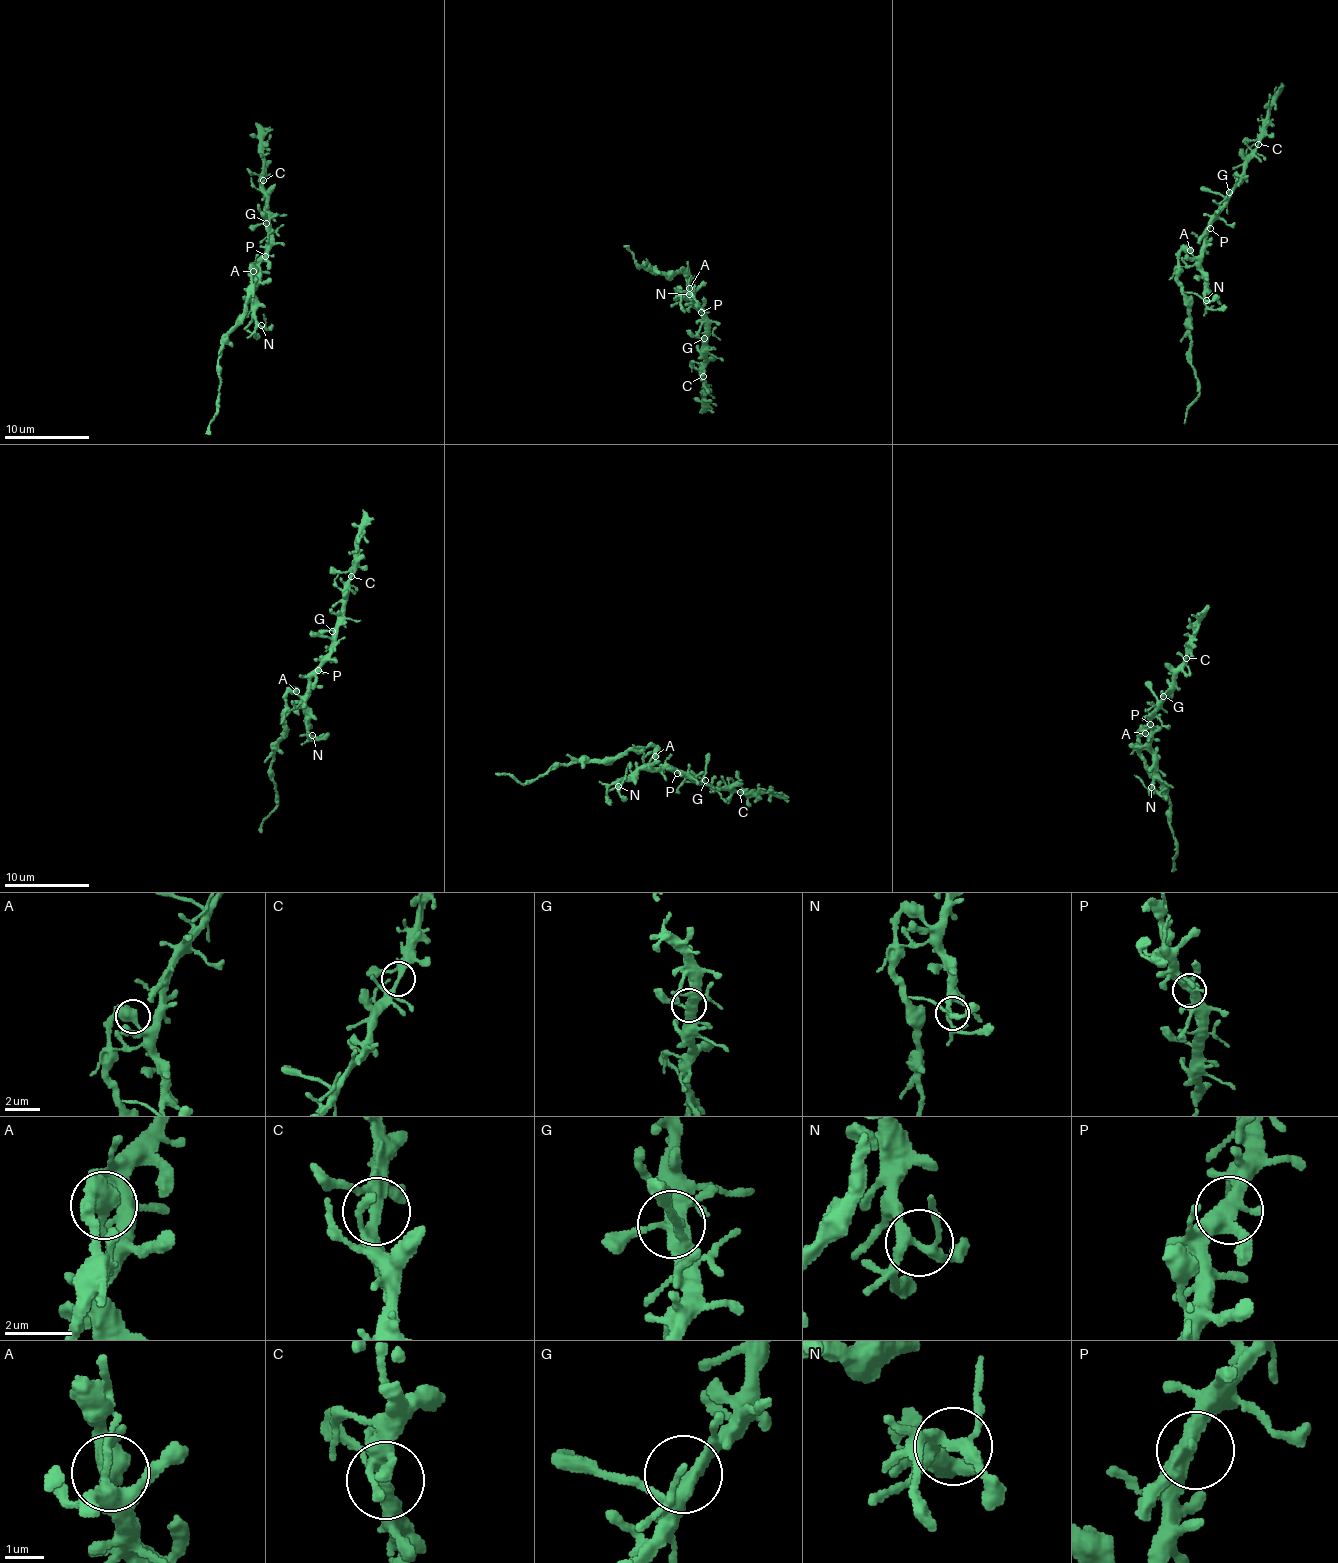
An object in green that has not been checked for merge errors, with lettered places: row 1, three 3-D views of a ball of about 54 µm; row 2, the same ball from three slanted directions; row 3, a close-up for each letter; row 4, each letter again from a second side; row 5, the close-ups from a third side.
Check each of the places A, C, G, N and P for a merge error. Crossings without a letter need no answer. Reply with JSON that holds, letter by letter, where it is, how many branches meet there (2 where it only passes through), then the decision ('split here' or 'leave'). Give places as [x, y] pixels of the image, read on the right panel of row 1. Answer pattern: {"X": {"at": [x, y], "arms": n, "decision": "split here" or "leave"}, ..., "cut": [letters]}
{"A": {"at": [1190, 250], "arms": 2, "decision": "split here"}, "C": {"at": [1258, 144], "arms": 4, "decision": "leave"}, "G": {"at": [1229, 192], "arms": 4, "decision": "leave"}, "N": {"at": [1206, 300], "arms": 4, "decision": "split here"}, "P": {"at": [1210, 228], "arms": 3, "decision": "leave"}, "cut": ["A", "N"]}

